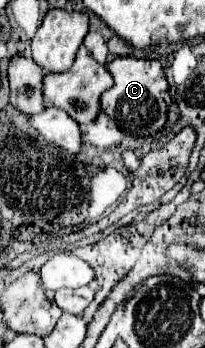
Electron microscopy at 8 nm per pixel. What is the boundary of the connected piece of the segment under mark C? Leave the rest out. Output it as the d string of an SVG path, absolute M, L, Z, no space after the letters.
M116 57L108 63L108 71L114 79L114 85L100 95L100 107L118 125L118 129L134 137L150 137L162 131L168 113L168 105L162 99L162 91L168 91L168 83L160 61Z

